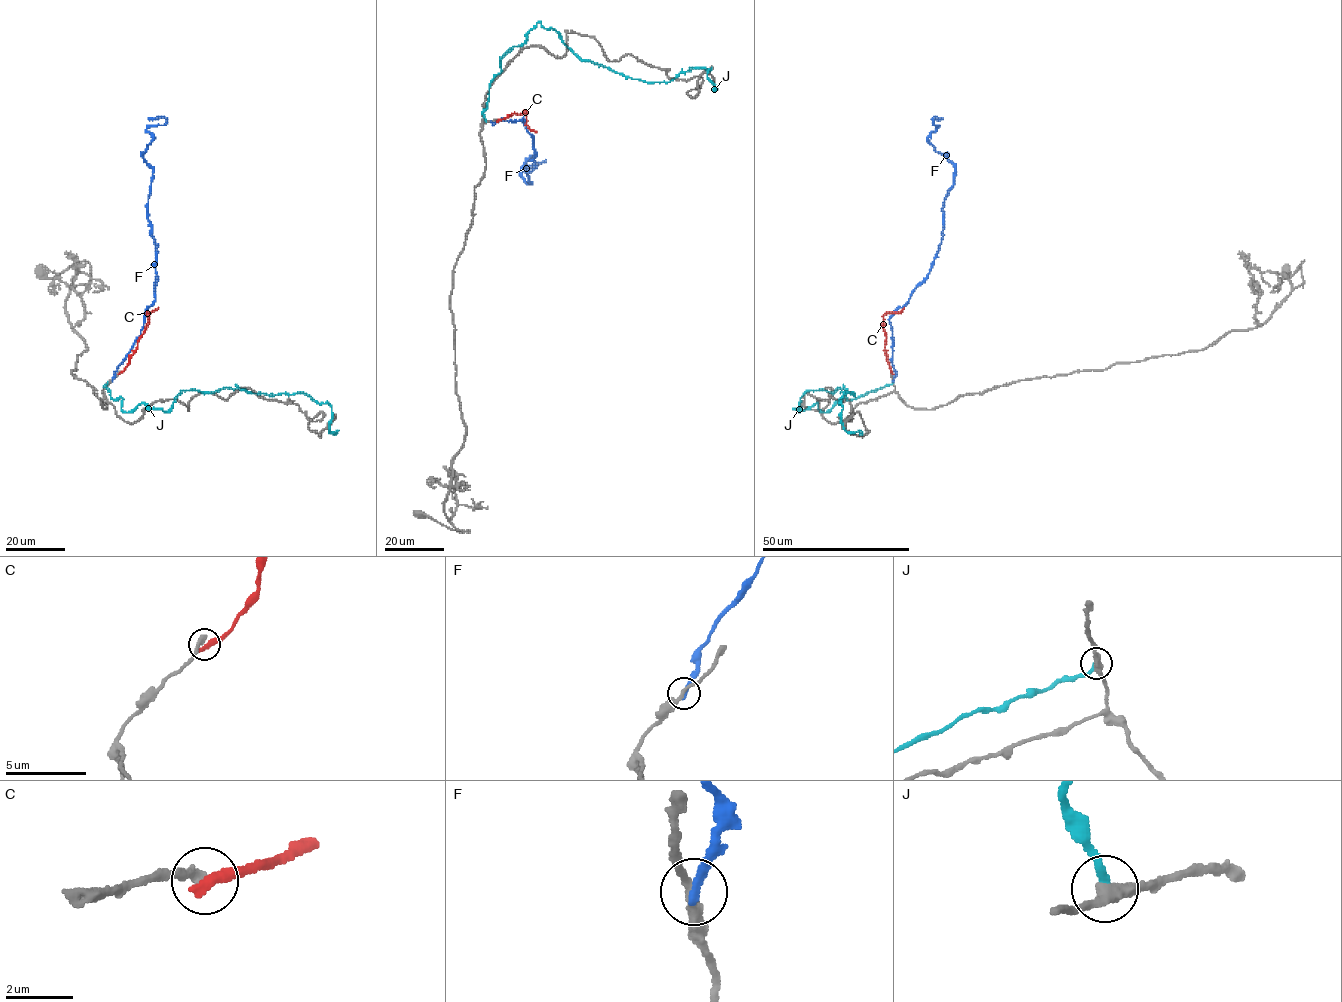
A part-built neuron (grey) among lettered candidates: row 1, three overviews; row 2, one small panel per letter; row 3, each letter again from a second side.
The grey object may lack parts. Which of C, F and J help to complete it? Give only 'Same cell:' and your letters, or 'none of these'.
Same cell: none of these

